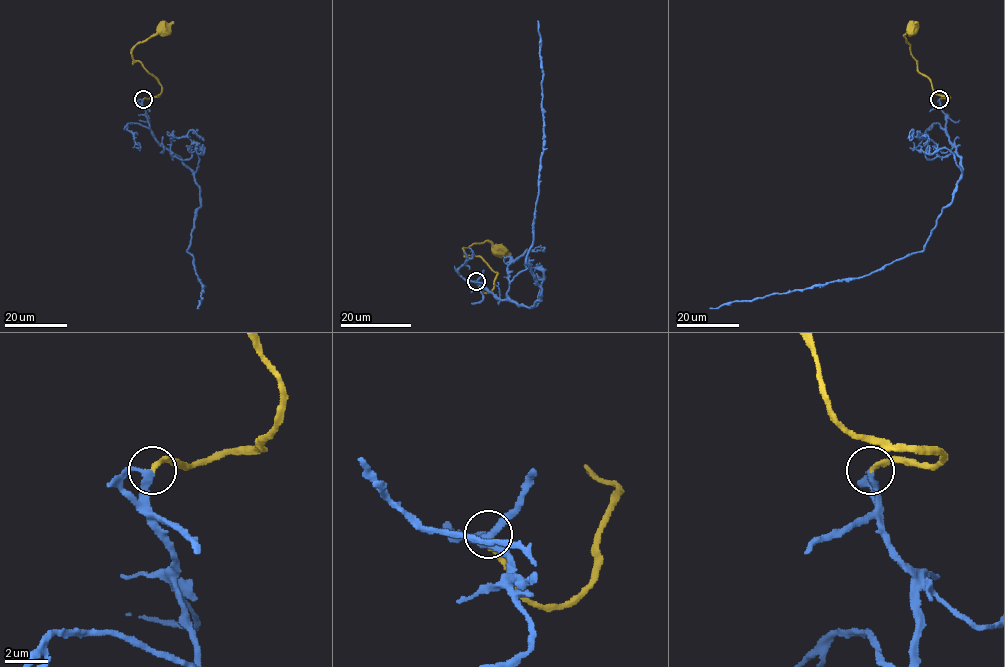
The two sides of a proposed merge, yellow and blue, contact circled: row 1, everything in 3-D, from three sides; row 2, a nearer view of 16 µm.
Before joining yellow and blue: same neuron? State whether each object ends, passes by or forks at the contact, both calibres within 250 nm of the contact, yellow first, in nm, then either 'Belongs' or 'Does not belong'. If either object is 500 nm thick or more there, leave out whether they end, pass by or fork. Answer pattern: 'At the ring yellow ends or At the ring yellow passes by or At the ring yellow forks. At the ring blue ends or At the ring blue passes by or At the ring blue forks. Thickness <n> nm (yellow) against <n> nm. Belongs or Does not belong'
At the ring yellow ends. At the ring blue passes by. Thickness 240 nm (yellow) against 200 nm. Belongs

